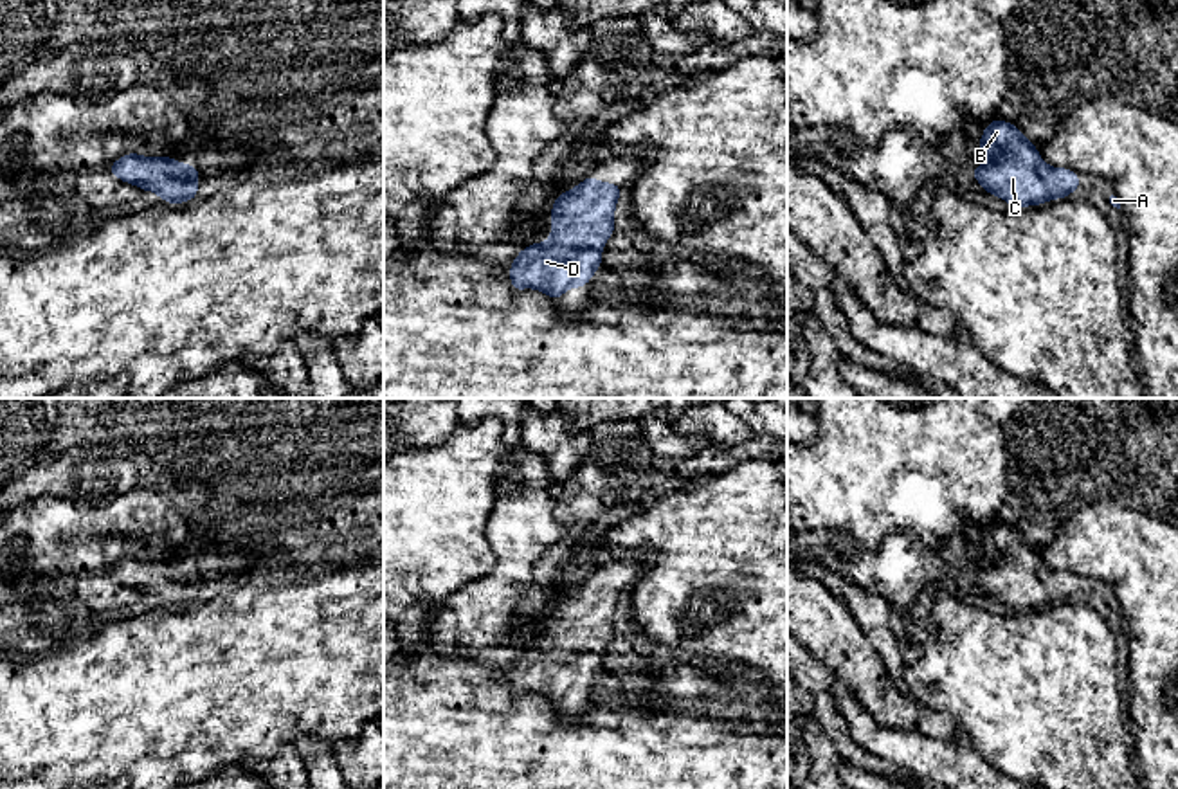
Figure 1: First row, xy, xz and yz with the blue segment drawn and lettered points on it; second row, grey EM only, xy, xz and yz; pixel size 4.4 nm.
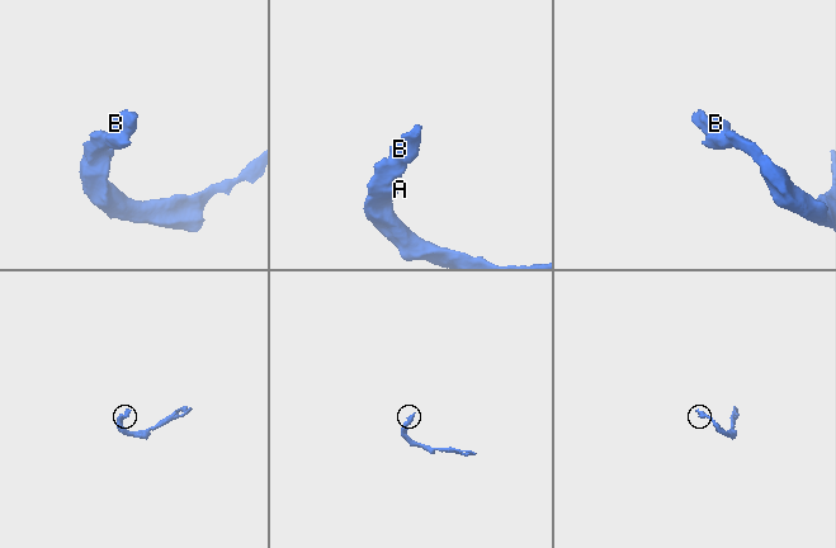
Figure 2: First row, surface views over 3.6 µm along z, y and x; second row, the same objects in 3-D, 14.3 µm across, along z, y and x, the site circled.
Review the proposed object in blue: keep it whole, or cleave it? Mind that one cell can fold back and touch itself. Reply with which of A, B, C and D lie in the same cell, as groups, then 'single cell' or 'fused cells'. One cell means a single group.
A B C D | single cell

